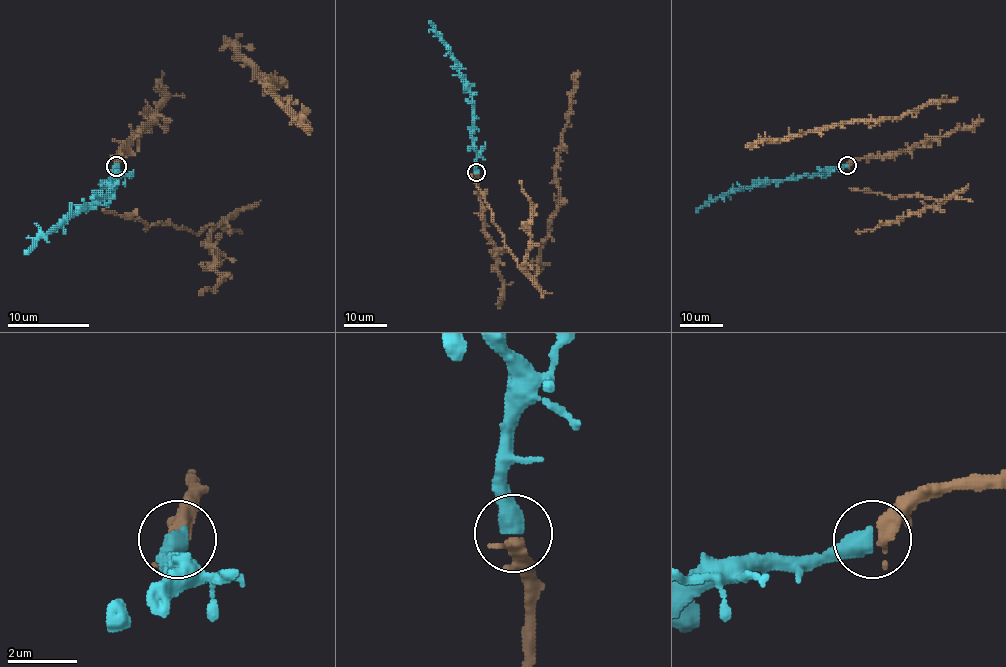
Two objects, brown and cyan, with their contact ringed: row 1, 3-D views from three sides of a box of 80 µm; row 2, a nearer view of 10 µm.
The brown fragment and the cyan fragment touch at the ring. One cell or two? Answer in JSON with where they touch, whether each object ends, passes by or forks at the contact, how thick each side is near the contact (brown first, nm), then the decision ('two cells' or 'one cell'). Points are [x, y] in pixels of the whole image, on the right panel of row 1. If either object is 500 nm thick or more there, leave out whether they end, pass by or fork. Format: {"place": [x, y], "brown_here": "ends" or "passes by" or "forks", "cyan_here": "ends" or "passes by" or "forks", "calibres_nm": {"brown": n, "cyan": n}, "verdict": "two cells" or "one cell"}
{"place": [847, 165], "calibres_nm": {"brown": 320, "cyan": 550}, "verdict": "one cell"}

